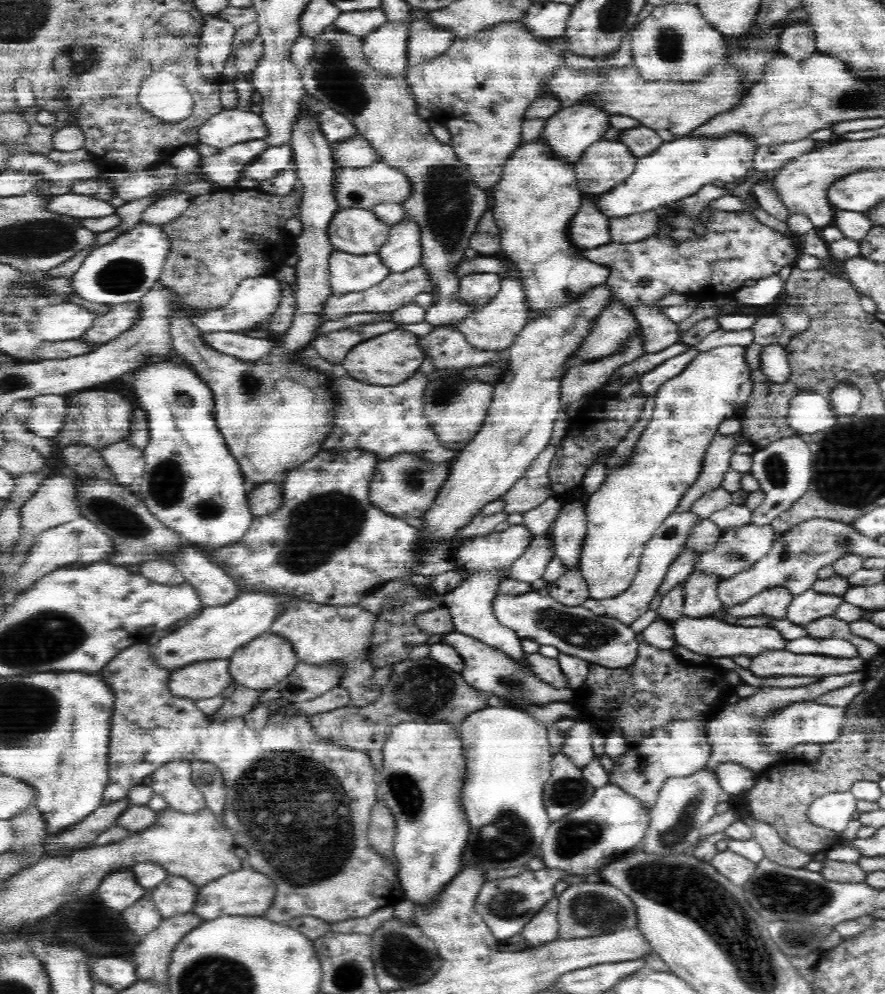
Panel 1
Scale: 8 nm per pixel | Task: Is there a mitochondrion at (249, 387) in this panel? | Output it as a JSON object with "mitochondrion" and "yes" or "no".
{"mitochondrion":"yes"}

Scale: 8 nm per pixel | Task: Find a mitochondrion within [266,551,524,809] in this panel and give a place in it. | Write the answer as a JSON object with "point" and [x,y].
{"point":[425,696]}

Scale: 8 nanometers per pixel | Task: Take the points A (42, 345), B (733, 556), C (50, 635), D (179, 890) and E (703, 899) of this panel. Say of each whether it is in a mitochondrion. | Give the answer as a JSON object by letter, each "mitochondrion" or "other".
{"A":"other","B":"mitochondrion","C":"mitochondrion","D":"other","E":"mitochondrion"}

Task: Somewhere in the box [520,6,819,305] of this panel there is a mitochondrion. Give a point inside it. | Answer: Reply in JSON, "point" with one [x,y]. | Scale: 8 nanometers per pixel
{"point":[668,43]}

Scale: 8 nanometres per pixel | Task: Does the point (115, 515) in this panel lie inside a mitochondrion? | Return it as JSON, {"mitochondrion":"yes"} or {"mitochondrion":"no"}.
{"mitochondrion":"yes"}

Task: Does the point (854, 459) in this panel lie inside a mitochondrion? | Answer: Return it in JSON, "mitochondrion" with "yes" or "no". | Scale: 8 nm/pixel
{"mitochondrion":"yes"}

